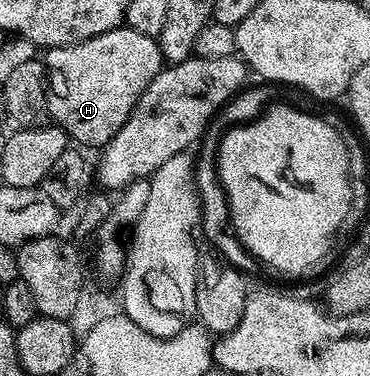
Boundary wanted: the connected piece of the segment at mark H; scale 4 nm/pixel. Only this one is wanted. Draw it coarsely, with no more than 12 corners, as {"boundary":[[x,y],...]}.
{"boundary":[[121,25],[47,48],[51,118],[100,149],[160,74]]}

